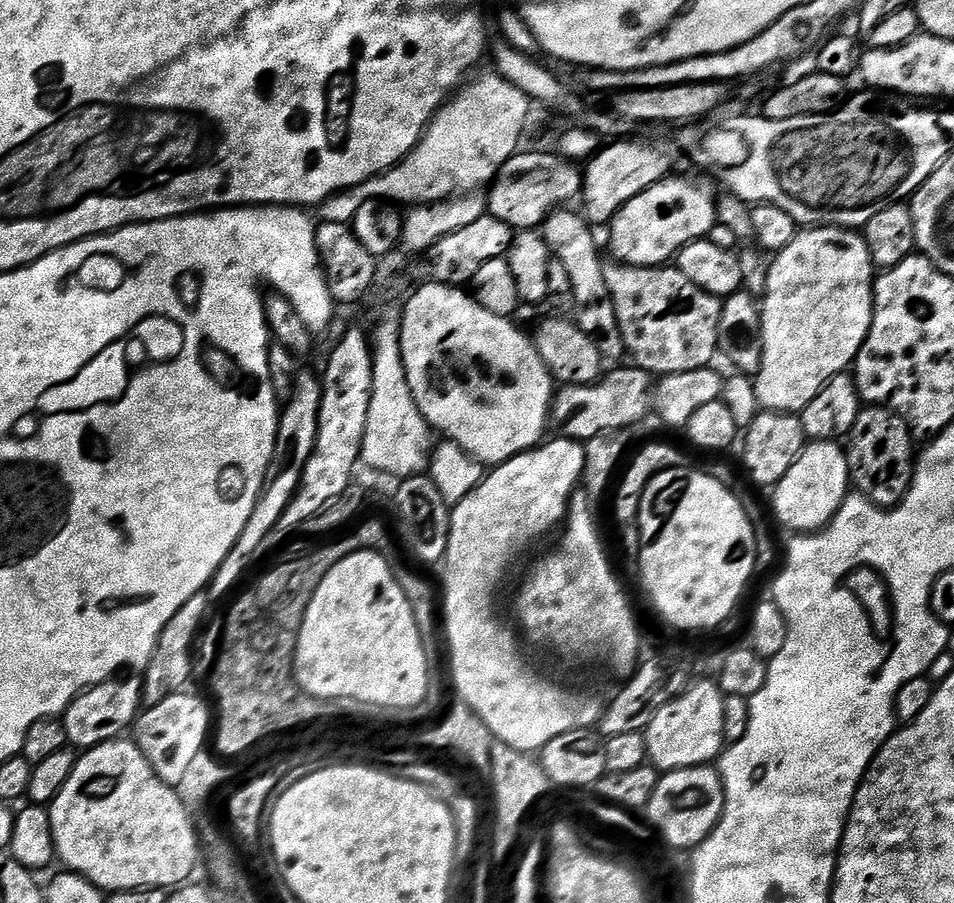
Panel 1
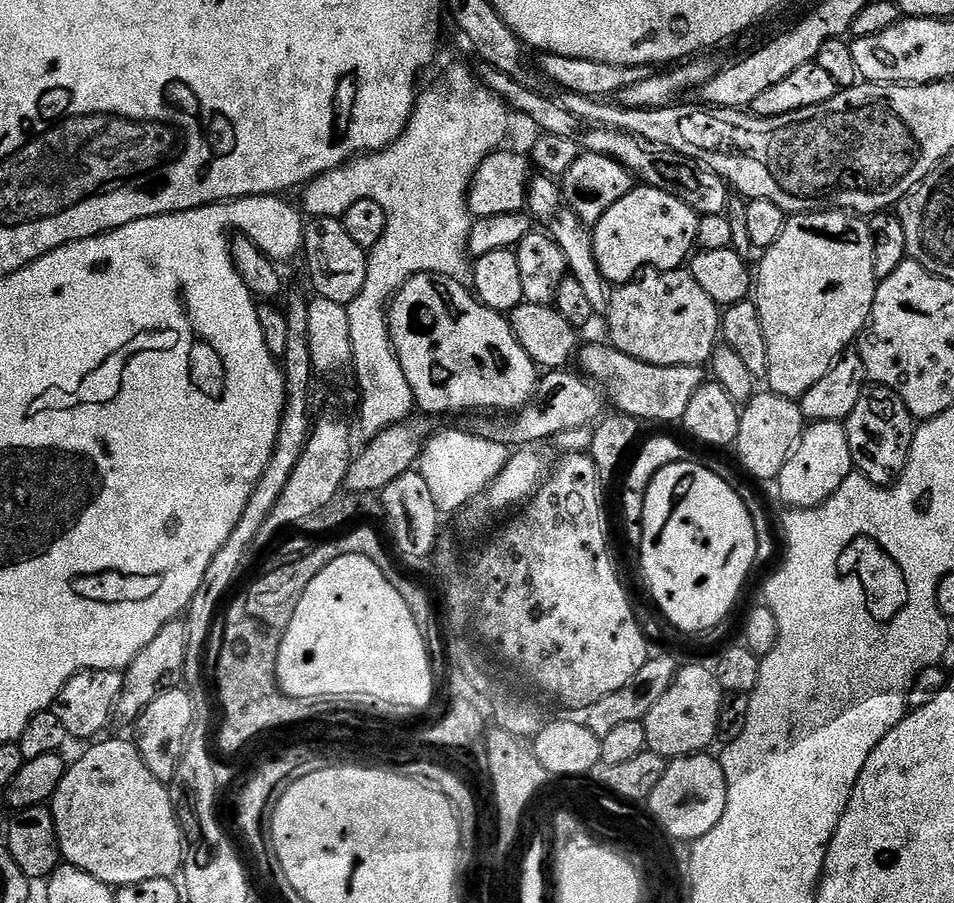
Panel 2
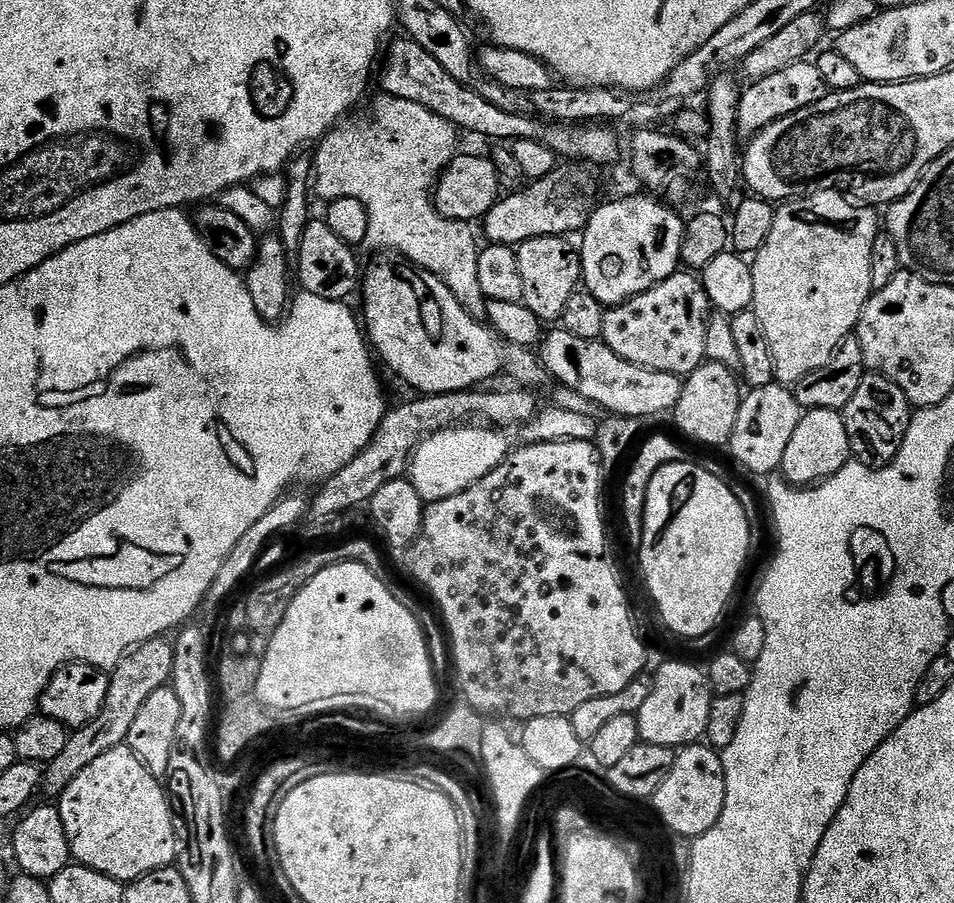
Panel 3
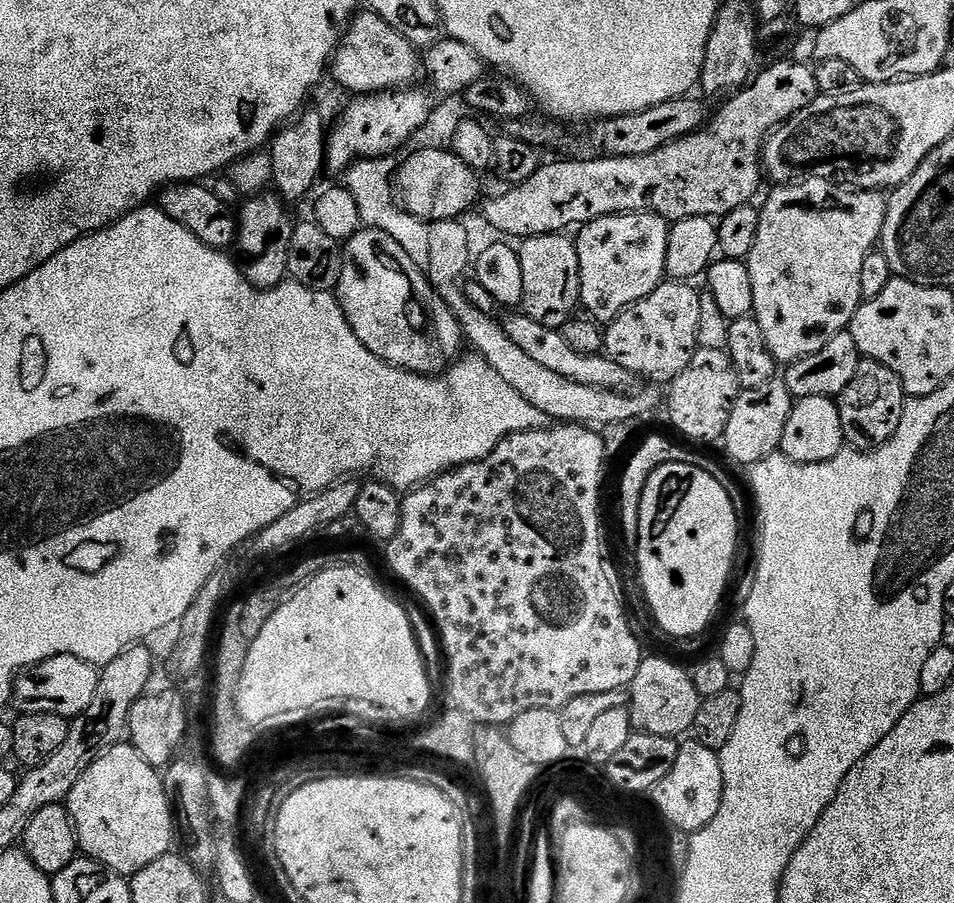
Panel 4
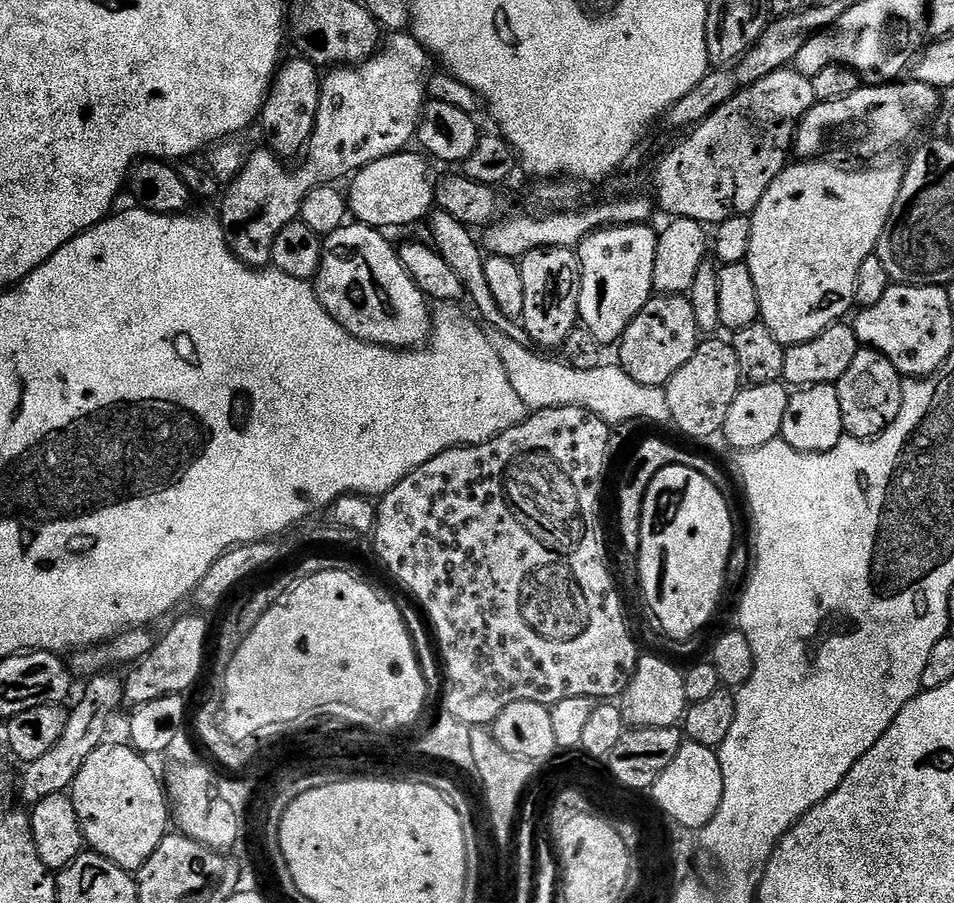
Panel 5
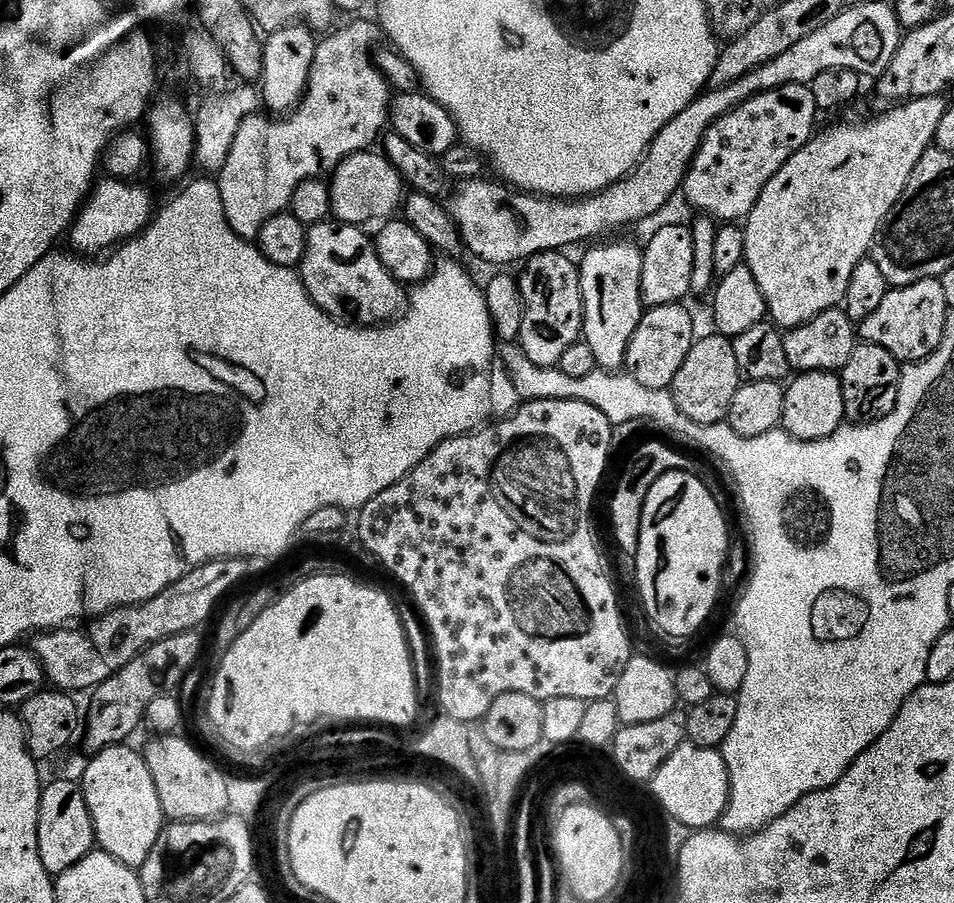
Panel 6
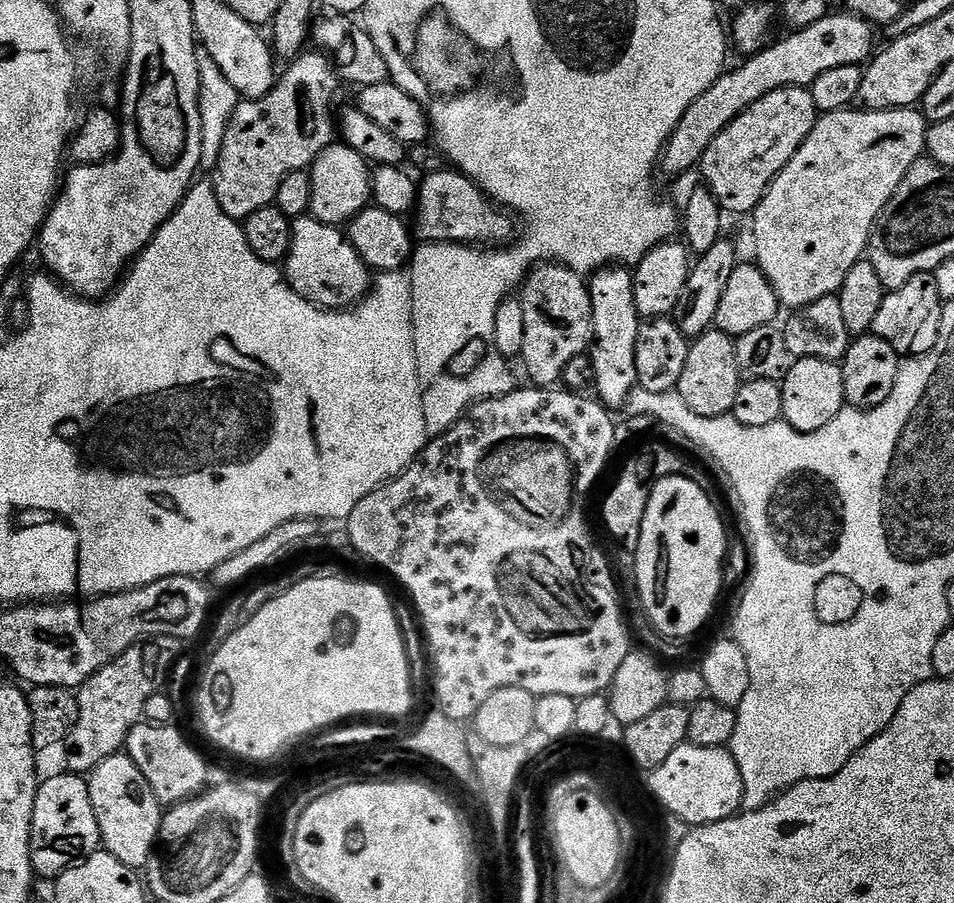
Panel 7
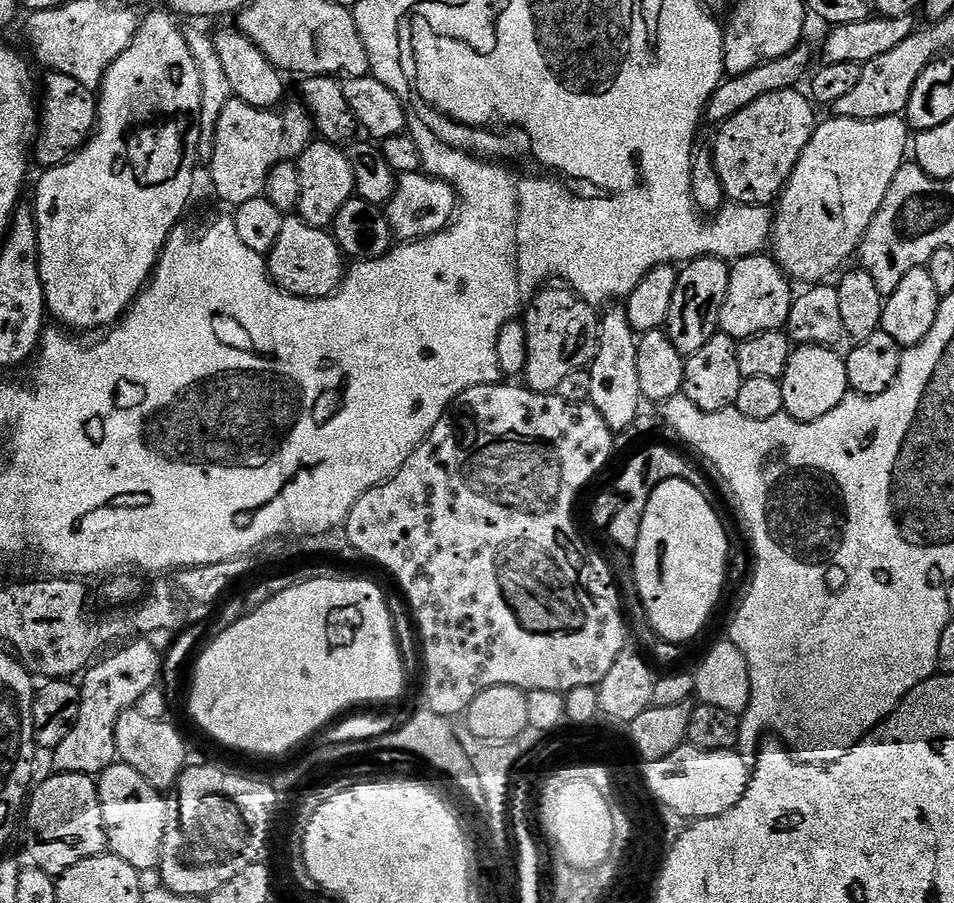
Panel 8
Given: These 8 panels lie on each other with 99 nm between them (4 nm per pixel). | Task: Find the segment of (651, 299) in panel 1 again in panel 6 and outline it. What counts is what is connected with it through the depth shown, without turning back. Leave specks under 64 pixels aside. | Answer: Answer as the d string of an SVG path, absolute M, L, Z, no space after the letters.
M679 303L648 308L638 322L638 330L634 330L634 338L630 338L624 368L627 375L638 378L638 382L649 390L671 389L682 362L686 362L686 357L697 342L696 320L691 310L684 307L688 306Z

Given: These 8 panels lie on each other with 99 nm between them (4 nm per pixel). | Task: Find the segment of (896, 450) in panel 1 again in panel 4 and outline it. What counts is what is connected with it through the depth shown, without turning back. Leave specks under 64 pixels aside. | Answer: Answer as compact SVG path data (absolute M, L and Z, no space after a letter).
M861 359L850 386L836 400L847 447L858 452L875 452L888 444L898 430L898 422L902 422L905 399L904 387L894 370L882 366L882 362Z

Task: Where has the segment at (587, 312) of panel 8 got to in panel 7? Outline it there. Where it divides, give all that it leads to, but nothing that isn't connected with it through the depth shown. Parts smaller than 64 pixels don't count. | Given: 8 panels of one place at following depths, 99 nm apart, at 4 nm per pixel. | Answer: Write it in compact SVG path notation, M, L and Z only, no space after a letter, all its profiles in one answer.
M542 264L539 265L531 271L529 271L523 285L522 285L522 293L524 292L524 296L521 295L519 297L520 305L522 306L522 314L526 318L526 339L522 341L522 350L520 351L520 356L522 357L522 361L524 360L524 368L528 371L528 376L533 385L536 386L556 386L560 384L560 375L562 374L562 370L566 370L566 365L579 356L585 355L592 347L592 299L590 298L590 294L588 293L590 284L587 279L581 273L575 272L574 270L570 270L569 268L563 268L561 264Z

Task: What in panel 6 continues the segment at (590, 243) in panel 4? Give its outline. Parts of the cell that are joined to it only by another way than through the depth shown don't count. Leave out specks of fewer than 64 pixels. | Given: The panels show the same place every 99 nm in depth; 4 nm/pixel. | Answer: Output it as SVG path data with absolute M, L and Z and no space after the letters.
M615 240L589 247L584 261L581 259L578 264L584 299L582 340L590 346L590 350L594 350L597 369L605 372L624 368L630 338L634 338L634 330L638 330L638 322L646 311L640 289L644 257L641 245L631 244L628 240Z

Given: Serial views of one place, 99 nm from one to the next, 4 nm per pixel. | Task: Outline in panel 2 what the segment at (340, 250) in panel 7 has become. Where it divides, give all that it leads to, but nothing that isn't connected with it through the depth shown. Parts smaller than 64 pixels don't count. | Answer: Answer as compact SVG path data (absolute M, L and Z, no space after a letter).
M417 272L406 281L406 283L396 291L392 297L391 305L388 309L388 337L392 339L394 350L398 354L398 362L402 362L402 371L406 373L406 382L410 382L412 397L416 399L416 408L419 411L433 412L436 416L448 416L451 412L480 412L476 414L488 414L491 408L500 414L515 414L531 402L536 395L538 383L538 366L522 350L522 342L514 338L514 330L508 324L507 315L490 310L485 304L480 303L475 295L465 285L458 280L451 280L448 276L438 276L435 272Z

